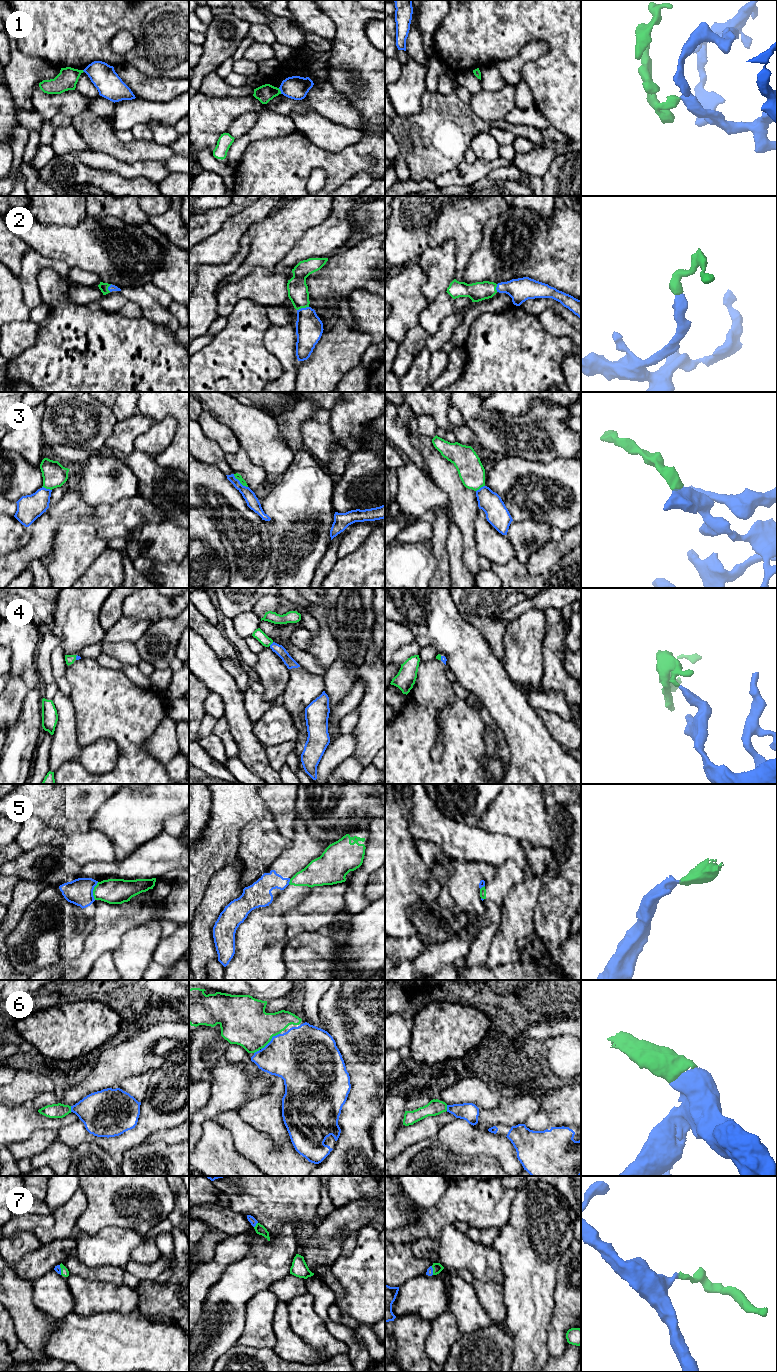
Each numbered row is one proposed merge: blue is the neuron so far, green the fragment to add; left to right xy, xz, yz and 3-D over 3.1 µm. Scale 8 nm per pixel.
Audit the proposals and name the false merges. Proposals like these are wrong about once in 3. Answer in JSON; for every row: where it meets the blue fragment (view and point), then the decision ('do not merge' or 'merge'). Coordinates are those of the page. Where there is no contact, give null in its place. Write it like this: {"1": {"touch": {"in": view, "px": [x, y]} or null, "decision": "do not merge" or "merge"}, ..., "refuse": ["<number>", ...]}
{"1": {"touch": {"in": "xz", "px": [280, 90]}, "decision": "do not merge"}, "2": {"touch": {"in": "xz", "px": [302, 308]}, "decision": "merge"}, "3": {"touch": {"in": "xz", "px": [239, 482]}, "decision": "do not merge"}, "4": {"touch": {"in": "xz", "px": [272, 643]}, "decision": "merge"}, "5": {"touch": {"in": "xy", "px": [92, 891]}, "decision": "do not merge"}, "6": {"touch": {"in": "xz", "px": [271, 1040]}, "decision": "merge"}, "7": {"touch": {"in": "xz", "px": [255, 1225]}, "decision": "merge"}, "refuse": ["1", "3", "5"]}

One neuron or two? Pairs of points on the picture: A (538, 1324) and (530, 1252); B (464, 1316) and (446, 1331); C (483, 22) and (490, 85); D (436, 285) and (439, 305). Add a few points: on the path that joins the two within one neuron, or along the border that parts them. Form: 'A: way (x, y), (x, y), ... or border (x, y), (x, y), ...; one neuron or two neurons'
A: way (530, 1306), (530, 1270); one neuron
B: border (448, 1311), (454, 1316), (457, 1328), (461, 1334); two neurons
C: border (494, 62), (484, 64), (479, 68); two neurons
D: border (445, 291), (442, 291), (429, 304); two neurons

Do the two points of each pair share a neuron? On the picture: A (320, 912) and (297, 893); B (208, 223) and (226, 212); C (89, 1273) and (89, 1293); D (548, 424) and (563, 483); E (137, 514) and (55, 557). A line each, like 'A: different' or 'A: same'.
A: different
B: same
C: different
D: different
E: different

